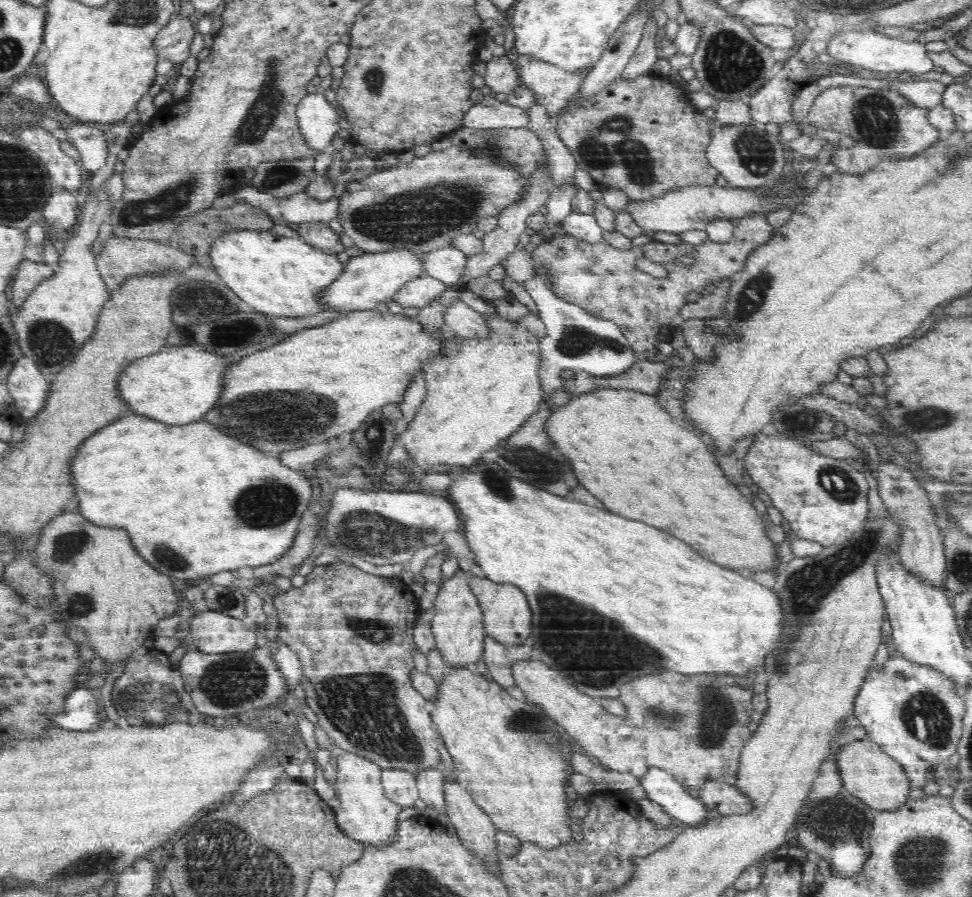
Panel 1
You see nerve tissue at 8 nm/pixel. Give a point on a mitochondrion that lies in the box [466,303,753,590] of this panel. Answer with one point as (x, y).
(544, 468)

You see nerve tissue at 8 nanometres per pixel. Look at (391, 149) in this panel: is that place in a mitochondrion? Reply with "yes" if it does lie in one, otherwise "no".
no

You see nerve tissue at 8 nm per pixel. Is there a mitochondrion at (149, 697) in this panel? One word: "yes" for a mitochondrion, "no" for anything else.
yes

